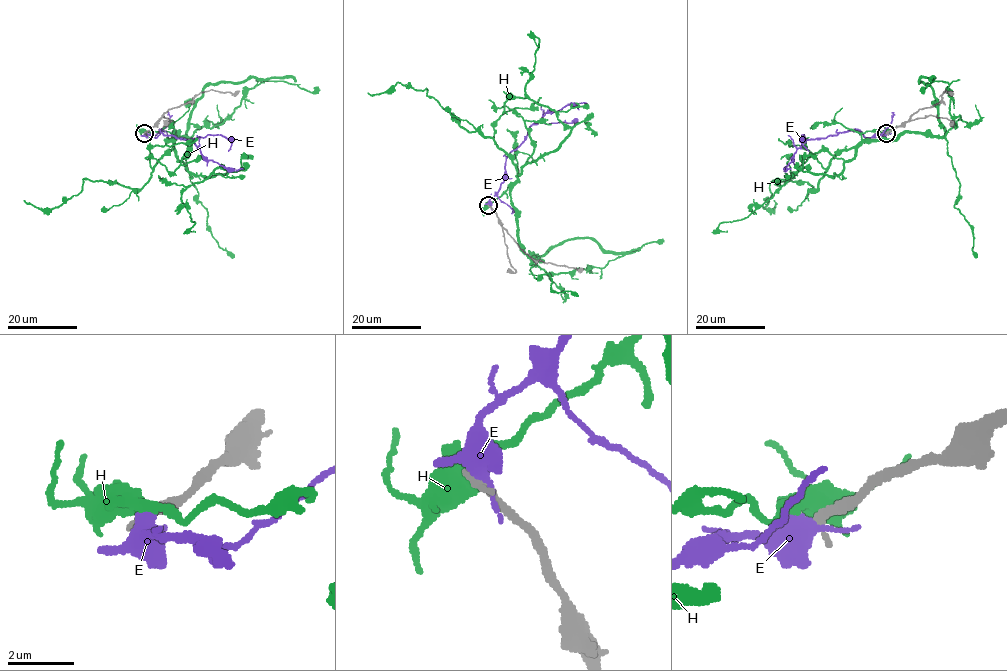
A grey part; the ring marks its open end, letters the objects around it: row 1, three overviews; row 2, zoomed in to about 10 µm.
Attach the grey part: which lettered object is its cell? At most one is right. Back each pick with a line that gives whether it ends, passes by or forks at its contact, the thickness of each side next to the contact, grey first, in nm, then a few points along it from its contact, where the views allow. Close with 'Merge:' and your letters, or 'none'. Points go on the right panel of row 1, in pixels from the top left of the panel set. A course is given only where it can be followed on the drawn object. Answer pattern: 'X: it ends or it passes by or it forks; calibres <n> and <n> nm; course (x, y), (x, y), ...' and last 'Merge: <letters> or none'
Merge: none

